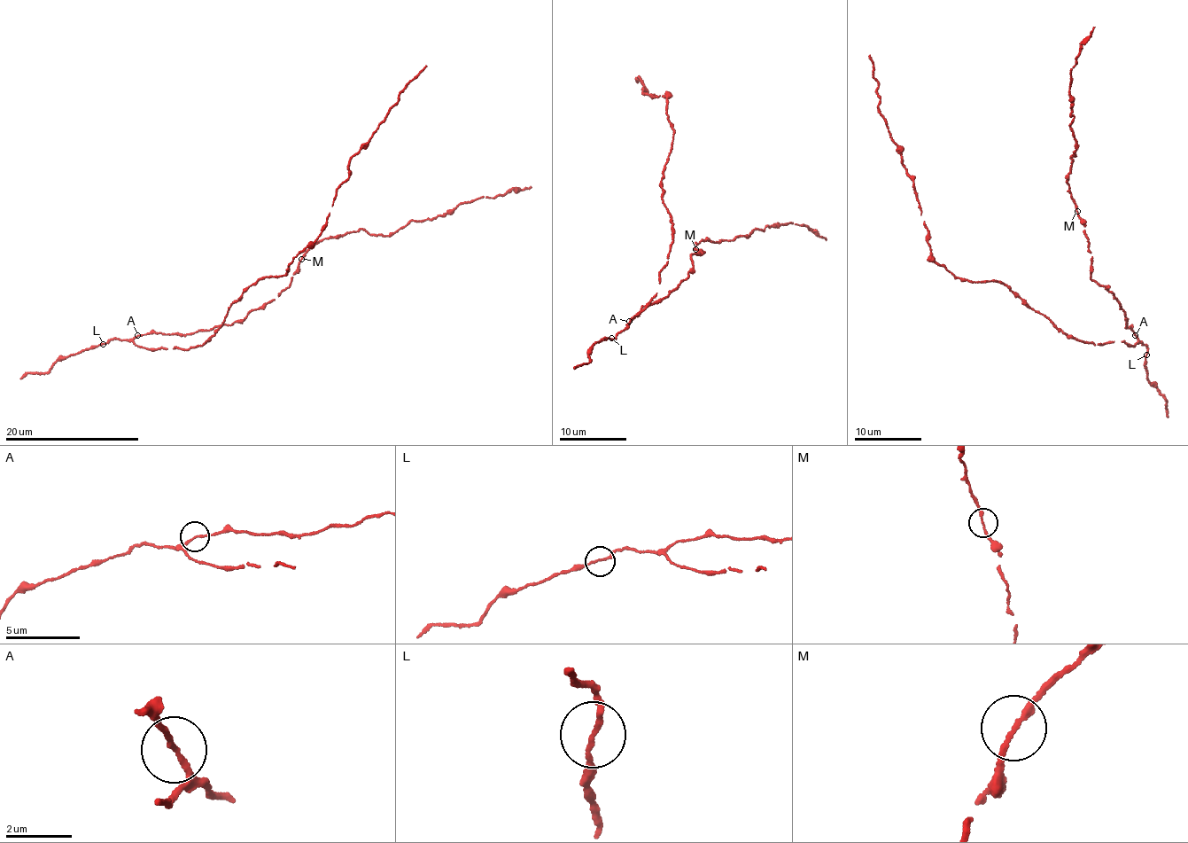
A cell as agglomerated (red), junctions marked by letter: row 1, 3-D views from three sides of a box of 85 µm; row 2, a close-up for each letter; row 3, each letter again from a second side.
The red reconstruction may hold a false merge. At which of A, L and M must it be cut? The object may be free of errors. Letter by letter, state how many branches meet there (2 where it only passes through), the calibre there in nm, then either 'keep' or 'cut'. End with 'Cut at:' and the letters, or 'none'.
A: branches 2; calibre 140 nm; keep
L: branches 2; calibre 130 nm; keep
M: branches 2; calibre 160 nm; keep
Cut at: none

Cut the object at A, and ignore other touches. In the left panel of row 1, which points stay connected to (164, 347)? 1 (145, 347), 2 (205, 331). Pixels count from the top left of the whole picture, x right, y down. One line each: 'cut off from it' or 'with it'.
1: with it
2: cut off from it

